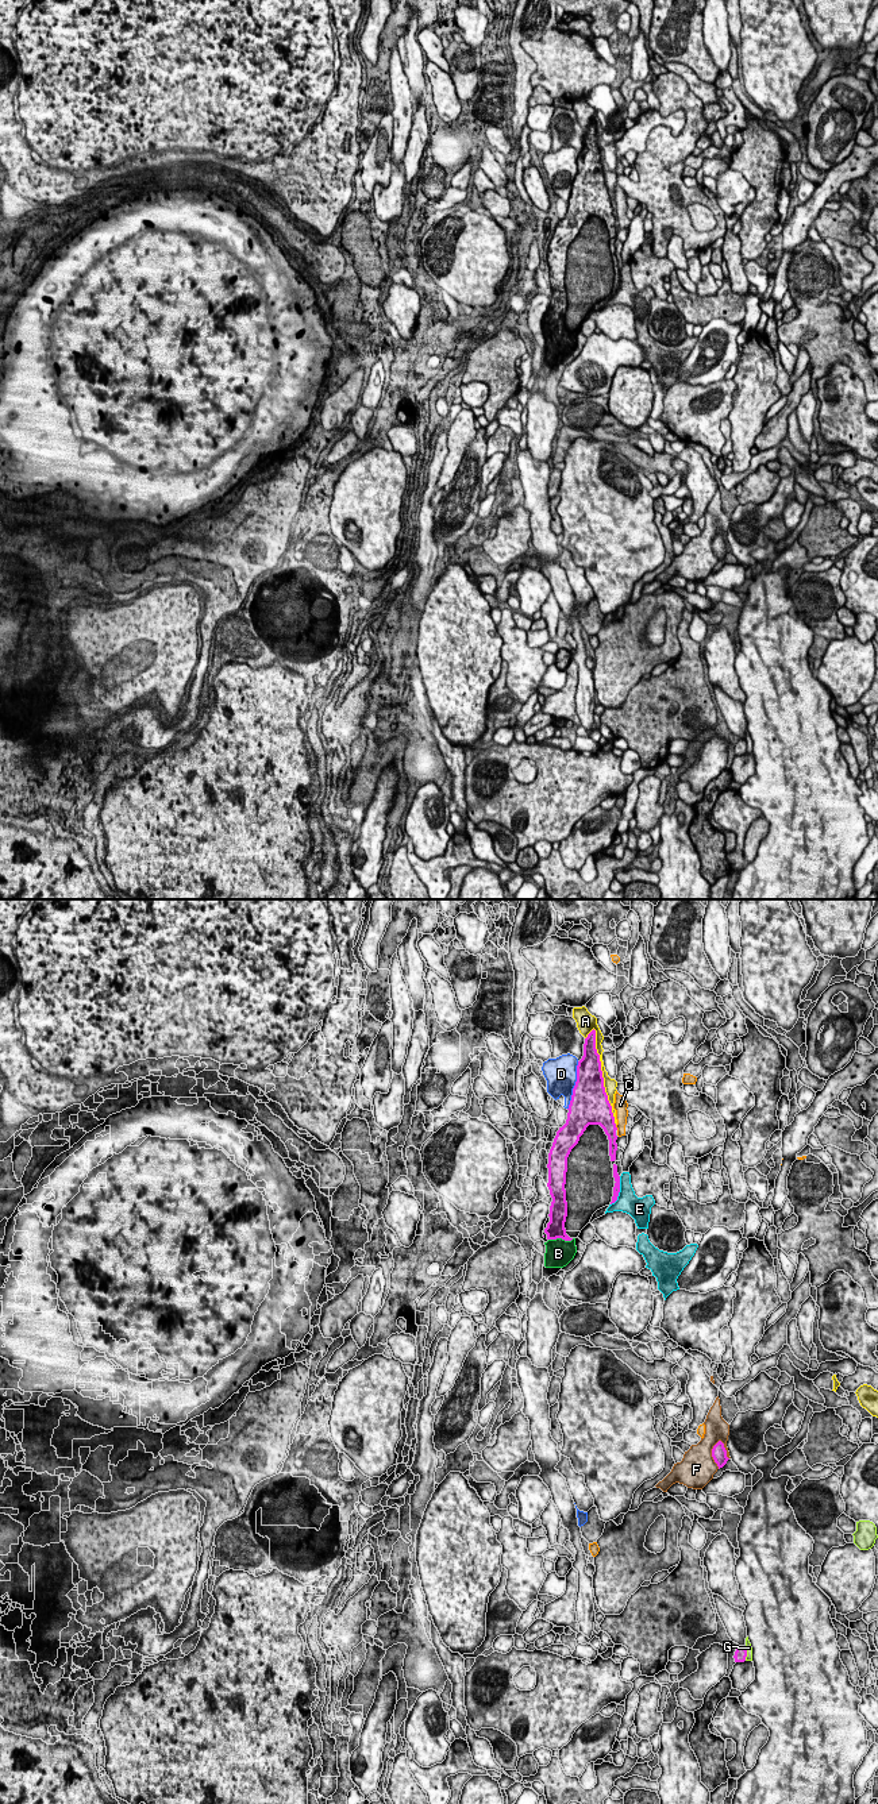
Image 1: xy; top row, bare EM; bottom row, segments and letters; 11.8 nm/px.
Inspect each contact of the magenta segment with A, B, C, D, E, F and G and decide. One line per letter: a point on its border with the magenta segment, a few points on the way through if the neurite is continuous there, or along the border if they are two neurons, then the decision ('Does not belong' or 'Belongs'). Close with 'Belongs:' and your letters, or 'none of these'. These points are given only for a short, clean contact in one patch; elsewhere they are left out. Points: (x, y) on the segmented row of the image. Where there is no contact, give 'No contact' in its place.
A: Touches magenta at xy (601, 1076). Does not belong
B: Touches magenta at xy (561, 1237). Belongs
C: Touches magenta at xy (616, 1128). Does not belong
D: Touches magenta at xy (574, 1086). Does not belong
E: Touches magenta at xy (619, 1191). Does not belong
F: Touches magenta at xy (712, 1454). Does not belong
G: Touches magenta at xy (746, 1653). Does not belong
Belongs: B

